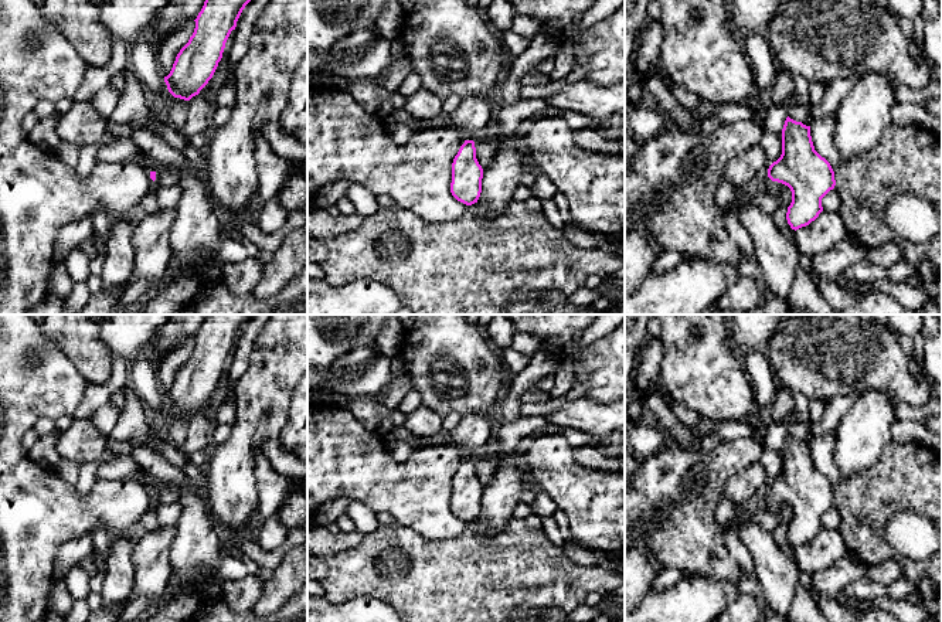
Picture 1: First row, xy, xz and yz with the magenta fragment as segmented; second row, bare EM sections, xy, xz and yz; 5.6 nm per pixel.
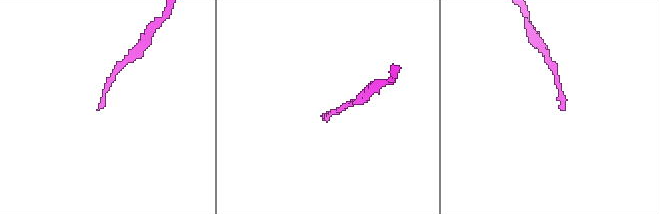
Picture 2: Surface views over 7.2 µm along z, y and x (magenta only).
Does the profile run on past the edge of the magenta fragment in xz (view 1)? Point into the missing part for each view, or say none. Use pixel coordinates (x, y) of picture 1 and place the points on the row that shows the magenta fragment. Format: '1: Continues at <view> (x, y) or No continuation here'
1: No continuation here

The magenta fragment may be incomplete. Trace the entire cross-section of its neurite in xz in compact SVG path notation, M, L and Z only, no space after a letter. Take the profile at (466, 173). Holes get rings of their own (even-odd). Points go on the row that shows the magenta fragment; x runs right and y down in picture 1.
M465 140L452 163L452 196L466 204L477 203L482 193L483 169L476 159L473 140Z

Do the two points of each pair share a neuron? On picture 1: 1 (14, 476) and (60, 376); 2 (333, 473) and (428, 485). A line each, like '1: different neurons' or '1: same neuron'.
1: same neuron
2: same neuron

